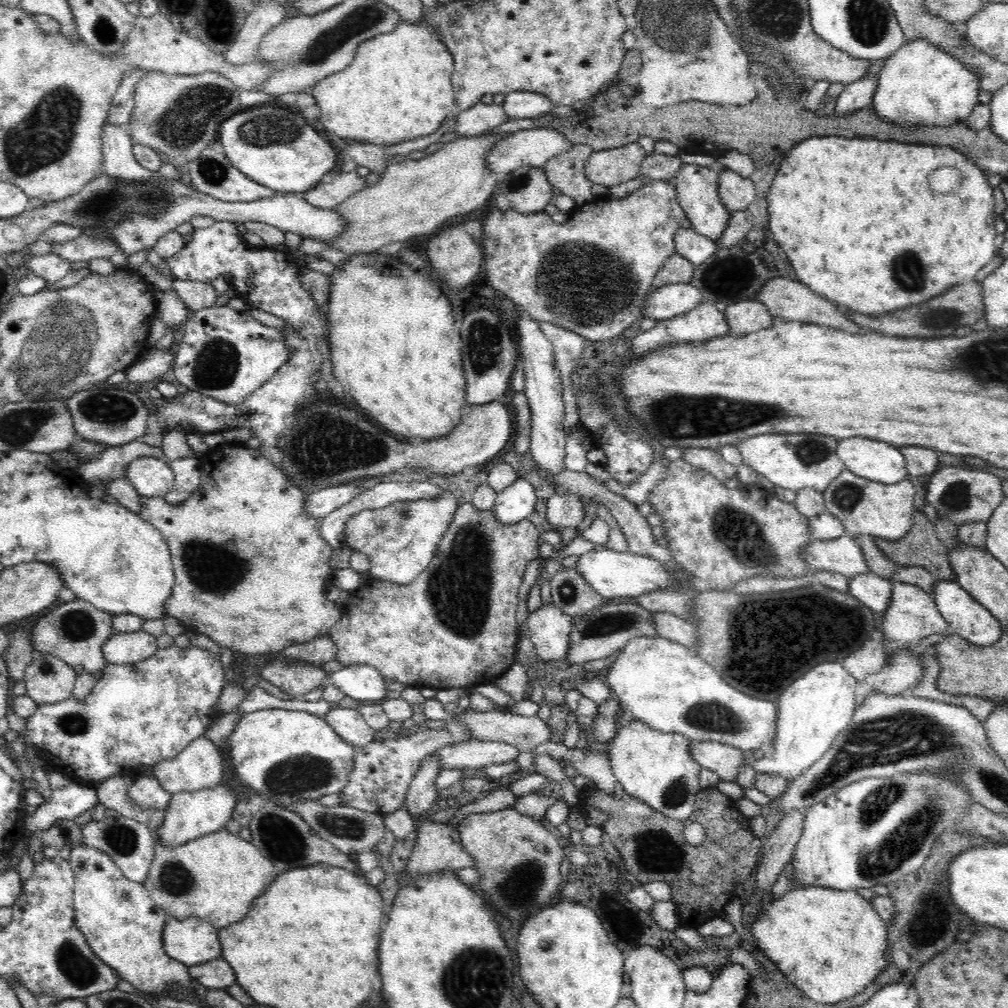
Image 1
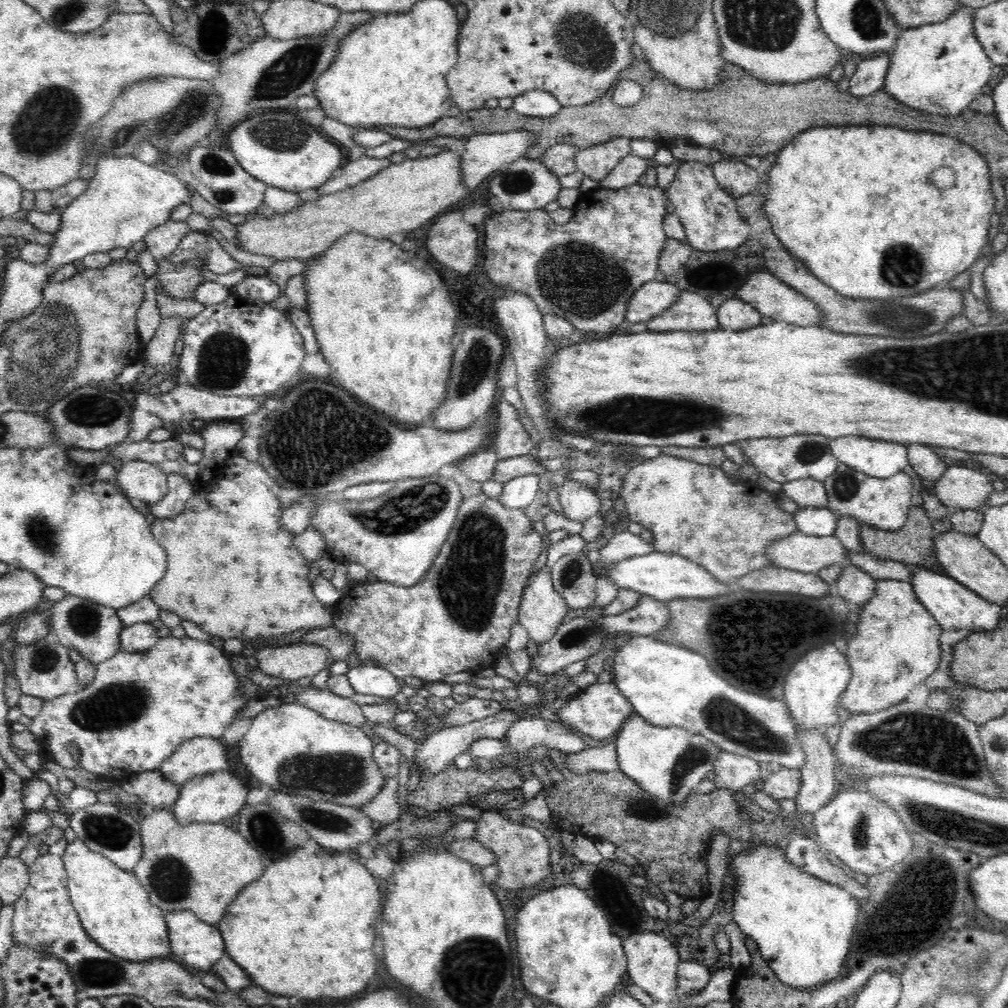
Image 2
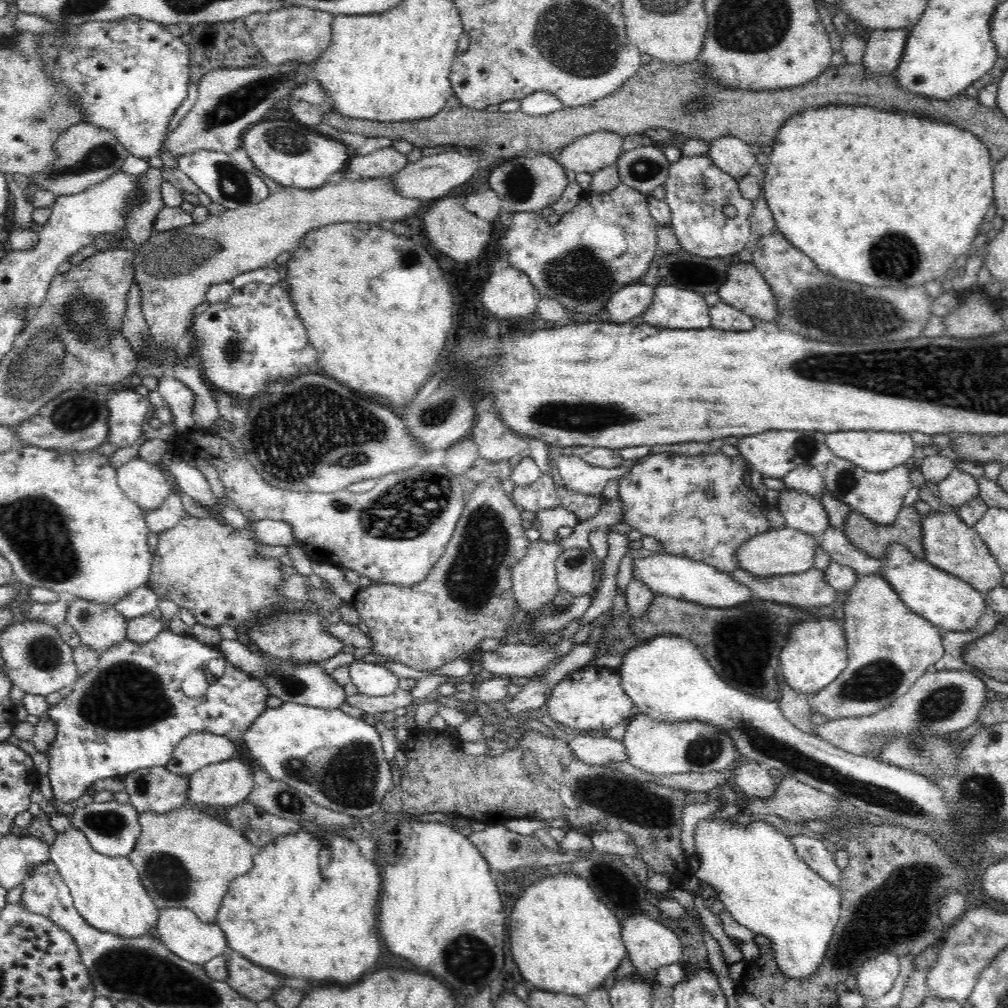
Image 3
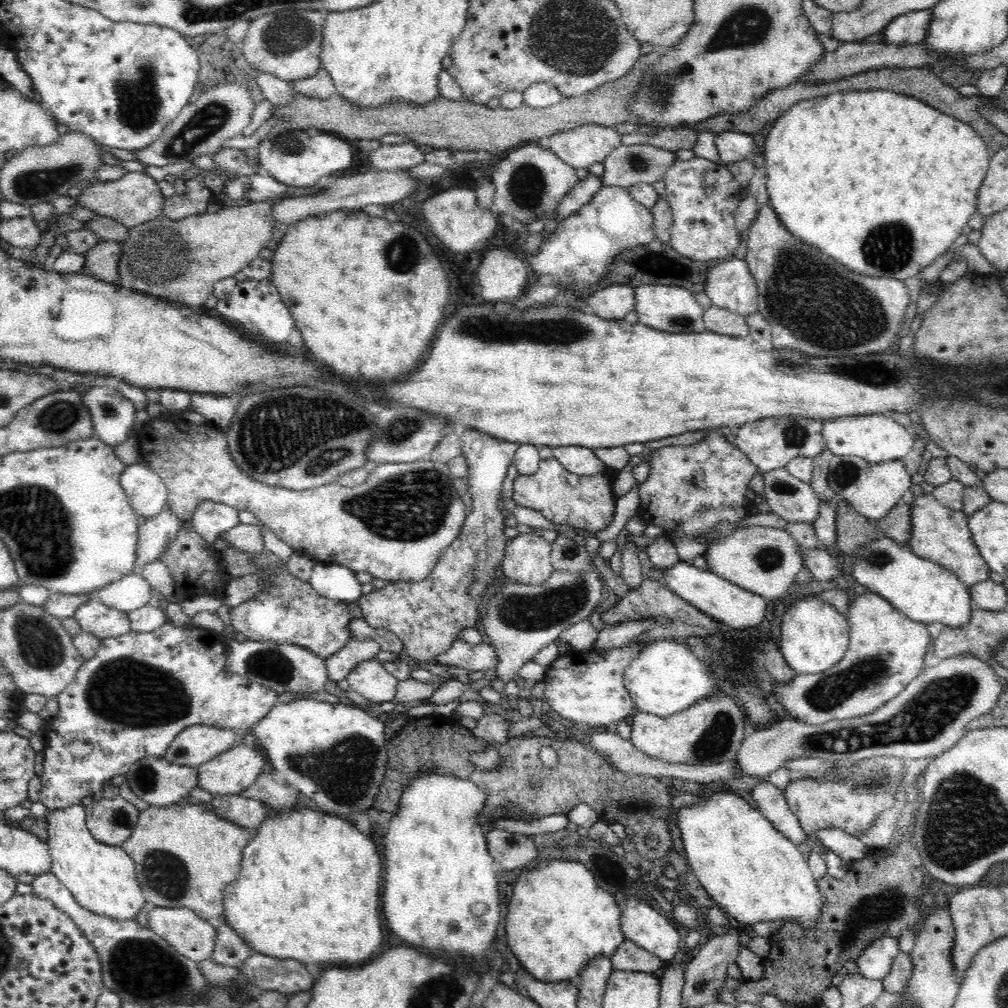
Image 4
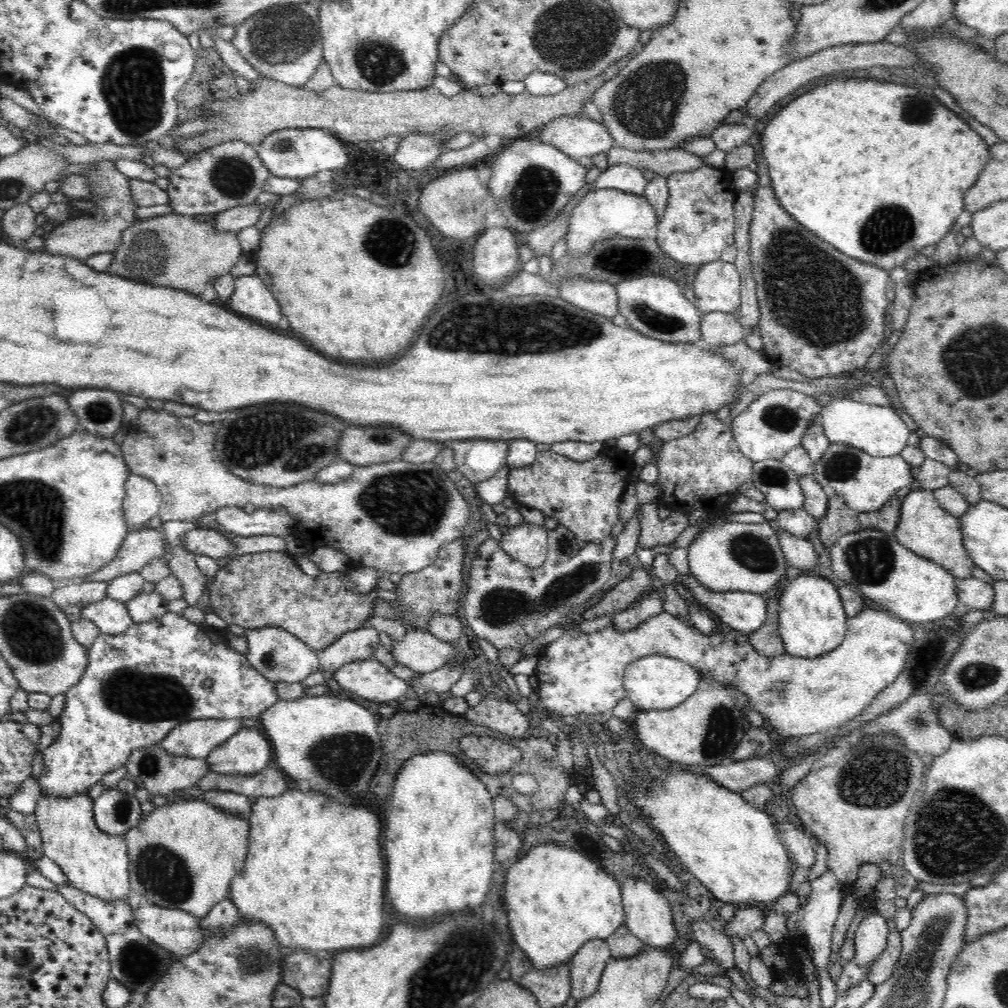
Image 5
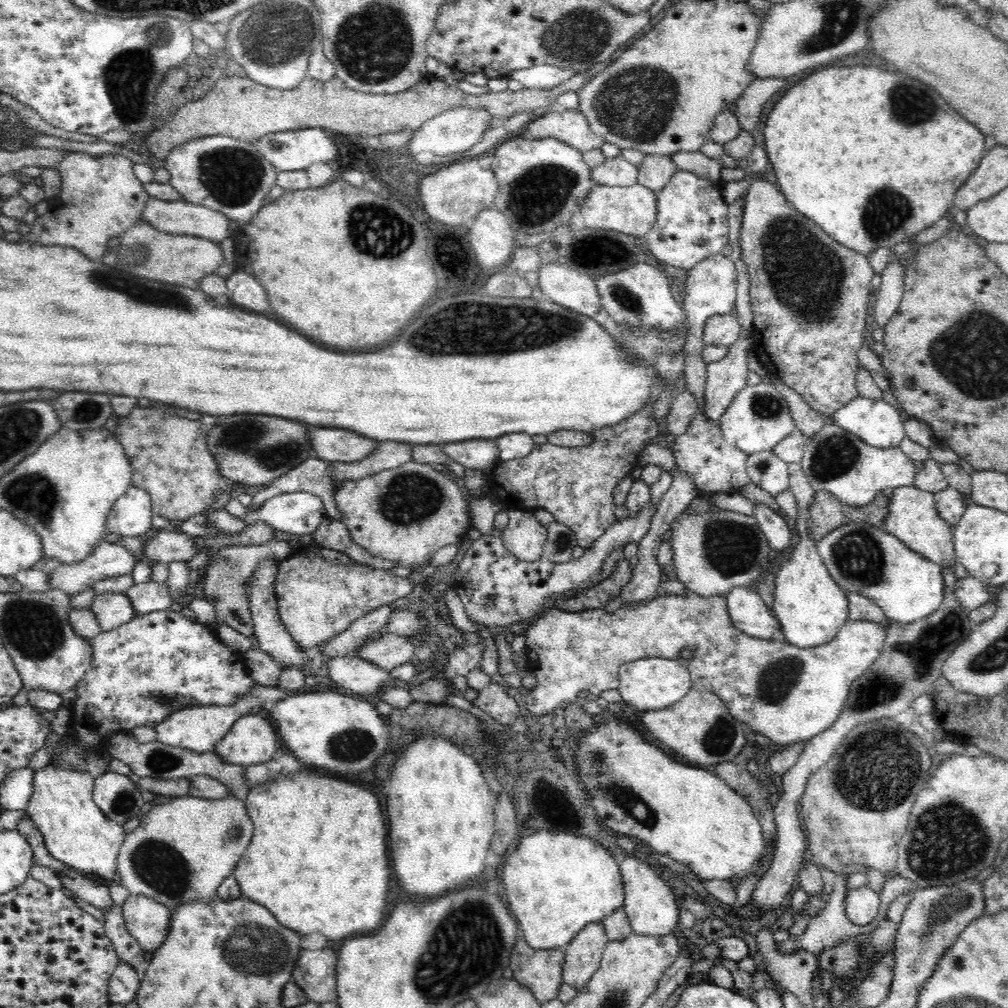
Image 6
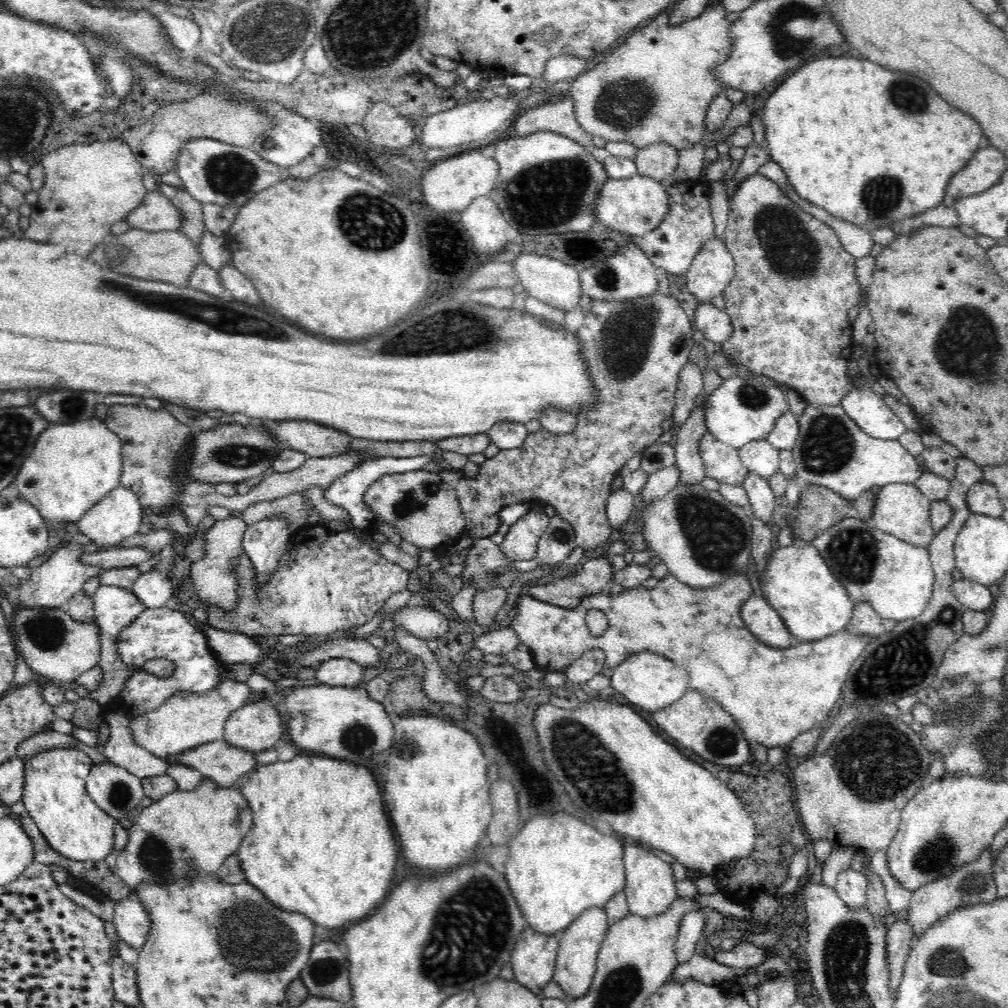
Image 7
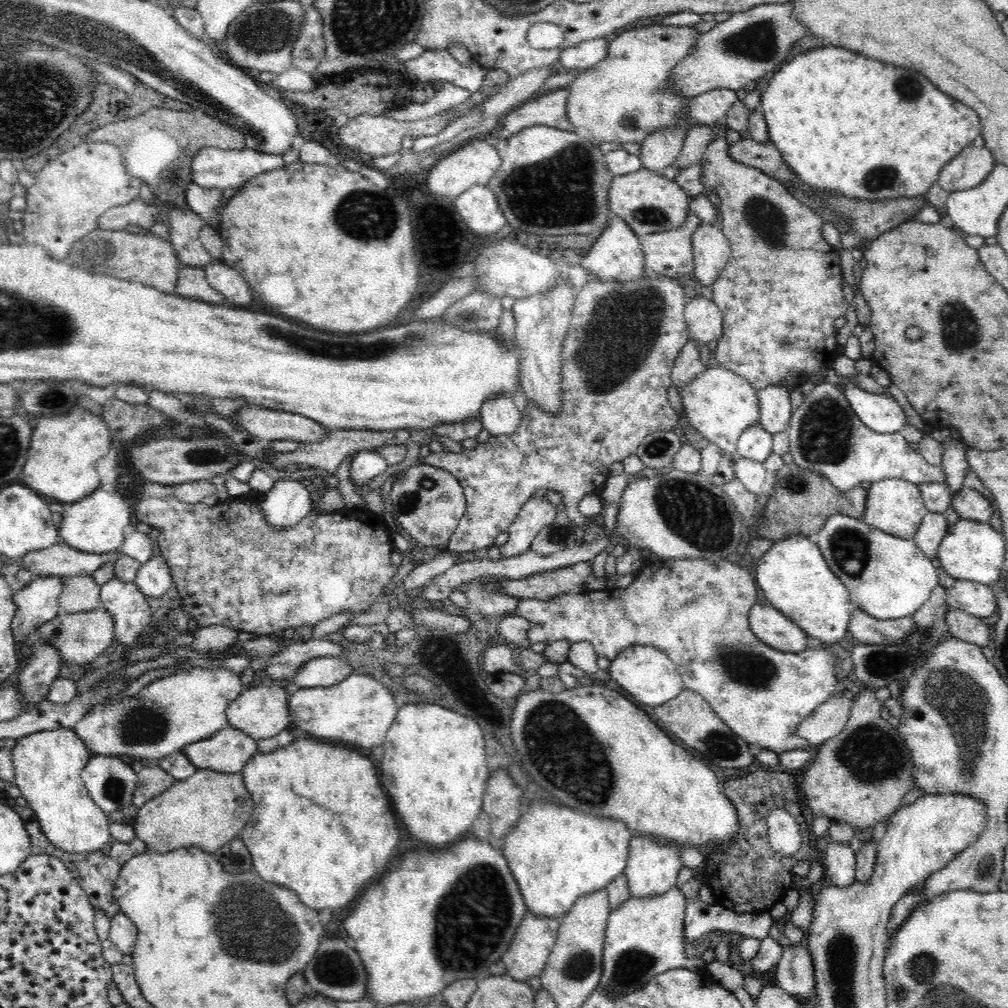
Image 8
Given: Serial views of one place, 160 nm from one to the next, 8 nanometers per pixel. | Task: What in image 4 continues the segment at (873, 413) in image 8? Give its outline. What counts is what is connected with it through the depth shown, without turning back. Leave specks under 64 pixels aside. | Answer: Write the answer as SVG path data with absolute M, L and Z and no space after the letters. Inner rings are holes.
M884 414L868 416L844 416L823 424L823 436L827 448L836 456L858 456L870 464L901 460L912 450L914 440L906 428Z

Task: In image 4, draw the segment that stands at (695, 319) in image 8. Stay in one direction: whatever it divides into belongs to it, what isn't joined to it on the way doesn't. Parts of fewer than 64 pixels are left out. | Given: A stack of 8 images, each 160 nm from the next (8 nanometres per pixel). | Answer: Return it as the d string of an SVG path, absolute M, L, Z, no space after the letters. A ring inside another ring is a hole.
M712 305L704 311L703 321L706 330L718 334L728 334L744 338L750 334L750 328L740 314Z

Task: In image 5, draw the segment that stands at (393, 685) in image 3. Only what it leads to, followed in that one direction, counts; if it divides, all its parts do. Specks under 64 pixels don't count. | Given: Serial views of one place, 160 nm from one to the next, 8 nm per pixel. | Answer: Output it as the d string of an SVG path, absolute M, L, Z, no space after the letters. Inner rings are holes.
M375 658L348 662L333 678L344 690L383 704L398 703L410 690L409 681L395 676Z

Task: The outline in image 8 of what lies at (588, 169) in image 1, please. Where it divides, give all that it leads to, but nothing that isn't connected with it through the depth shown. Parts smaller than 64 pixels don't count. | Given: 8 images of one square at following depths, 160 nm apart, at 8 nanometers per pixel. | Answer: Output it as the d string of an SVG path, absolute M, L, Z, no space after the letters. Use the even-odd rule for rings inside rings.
M567 86L539 94L530 101L524 102L501 119L503 127L500 136L510 138L530 126L550 126L558 130L574 132L576 127L566 115L568 96Z

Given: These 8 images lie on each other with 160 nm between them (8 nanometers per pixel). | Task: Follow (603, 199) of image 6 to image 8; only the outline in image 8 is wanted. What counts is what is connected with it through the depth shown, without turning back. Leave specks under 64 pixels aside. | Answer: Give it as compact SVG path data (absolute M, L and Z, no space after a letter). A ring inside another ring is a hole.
M642 167L636 172L615 176L609 186L608 206L612 215L623 221L637 234L654 234L680 226L687 217L690 197L676 183Z

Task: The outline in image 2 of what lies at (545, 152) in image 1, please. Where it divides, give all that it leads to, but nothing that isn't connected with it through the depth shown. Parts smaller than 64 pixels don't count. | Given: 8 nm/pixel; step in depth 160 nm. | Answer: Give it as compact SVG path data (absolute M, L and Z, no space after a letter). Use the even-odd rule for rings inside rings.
M528 130L510 132L496 132L490 134L476 134L466 138L465 148L462 151L463 182L466 187L474 189L484 180L490 178L494 172L507 168L518 159L524 159L526 152L536 140L536 133Z

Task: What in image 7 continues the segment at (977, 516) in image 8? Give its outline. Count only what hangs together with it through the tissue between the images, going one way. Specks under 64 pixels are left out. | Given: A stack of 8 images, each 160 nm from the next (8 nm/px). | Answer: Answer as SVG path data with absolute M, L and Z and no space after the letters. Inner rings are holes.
M983 478L968 490L967 504L972 514L1000 517L1005 510L996 486Z

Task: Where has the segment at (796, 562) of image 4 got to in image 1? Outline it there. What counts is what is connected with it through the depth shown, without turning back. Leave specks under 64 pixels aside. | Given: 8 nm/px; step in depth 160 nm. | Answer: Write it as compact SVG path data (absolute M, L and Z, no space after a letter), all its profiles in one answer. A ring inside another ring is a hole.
M846 532L836 540L812 538L812 542L804 548L802 557L812 569L840 573L849 579L869 572L858 541Z

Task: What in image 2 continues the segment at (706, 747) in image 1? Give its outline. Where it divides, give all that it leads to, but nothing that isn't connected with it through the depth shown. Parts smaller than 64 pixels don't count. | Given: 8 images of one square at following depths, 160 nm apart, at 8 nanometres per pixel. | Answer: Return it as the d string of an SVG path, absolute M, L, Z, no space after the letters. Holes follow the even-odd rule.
M720 751L713 768L713 771L716 774L713 781L715 783L715 788L728 788L733 791L742 791L748 786L753 786L758 780L760 780L759 766L760 764L753 758Z

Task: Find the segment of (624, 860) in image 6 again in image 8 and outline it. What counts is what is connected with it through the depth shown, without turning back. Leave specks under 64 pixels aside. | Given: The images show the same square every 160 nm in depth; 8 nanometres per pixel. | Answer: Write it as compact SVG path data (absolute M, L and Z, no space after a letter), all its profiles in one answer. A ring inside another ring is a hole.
M634 835L631 838L629 858L625 869L631 897L658 896L658 894L668 893L668 890L676 887L677 876L683 866L680 851L678 846L661 843L656 838L647 835Z

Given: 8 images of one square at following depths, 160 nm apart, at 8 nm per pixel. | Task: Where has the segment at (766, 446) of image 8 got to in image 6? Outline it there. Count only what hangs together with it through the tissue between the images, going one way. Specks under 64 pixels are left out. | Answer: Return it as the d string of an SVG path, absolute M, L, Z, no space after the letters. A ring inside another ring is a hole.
M774 451L747 455L746 466L751 482L773 497L778 497L784 490L789 490L788 463Z

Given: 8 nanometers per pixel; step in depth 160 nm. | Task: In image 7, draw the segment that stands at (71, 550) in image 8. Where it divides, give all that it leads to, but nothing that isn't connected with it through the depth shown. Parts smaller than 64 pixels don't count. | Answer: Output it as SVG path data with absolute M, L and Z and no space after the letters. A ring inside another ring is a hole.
M144 546L113 547L105 551L82 554L82 561L88 565L98 565L100 570L110 570L113 568L124 568L128 566L138 566L150 556L158 555L160 552L152 552Z

